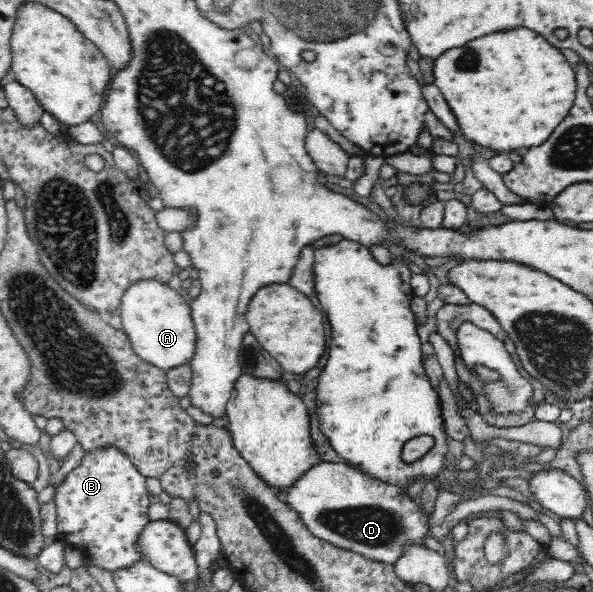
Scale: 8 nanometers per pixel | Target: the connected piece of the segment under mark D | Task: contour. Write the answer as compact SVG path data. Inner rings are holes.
M320 460L311 465L288 489L272 487L316 537L348 551L394 565L408 542L424 541L429 514L415 500L383 481L364 475L344 462Z

